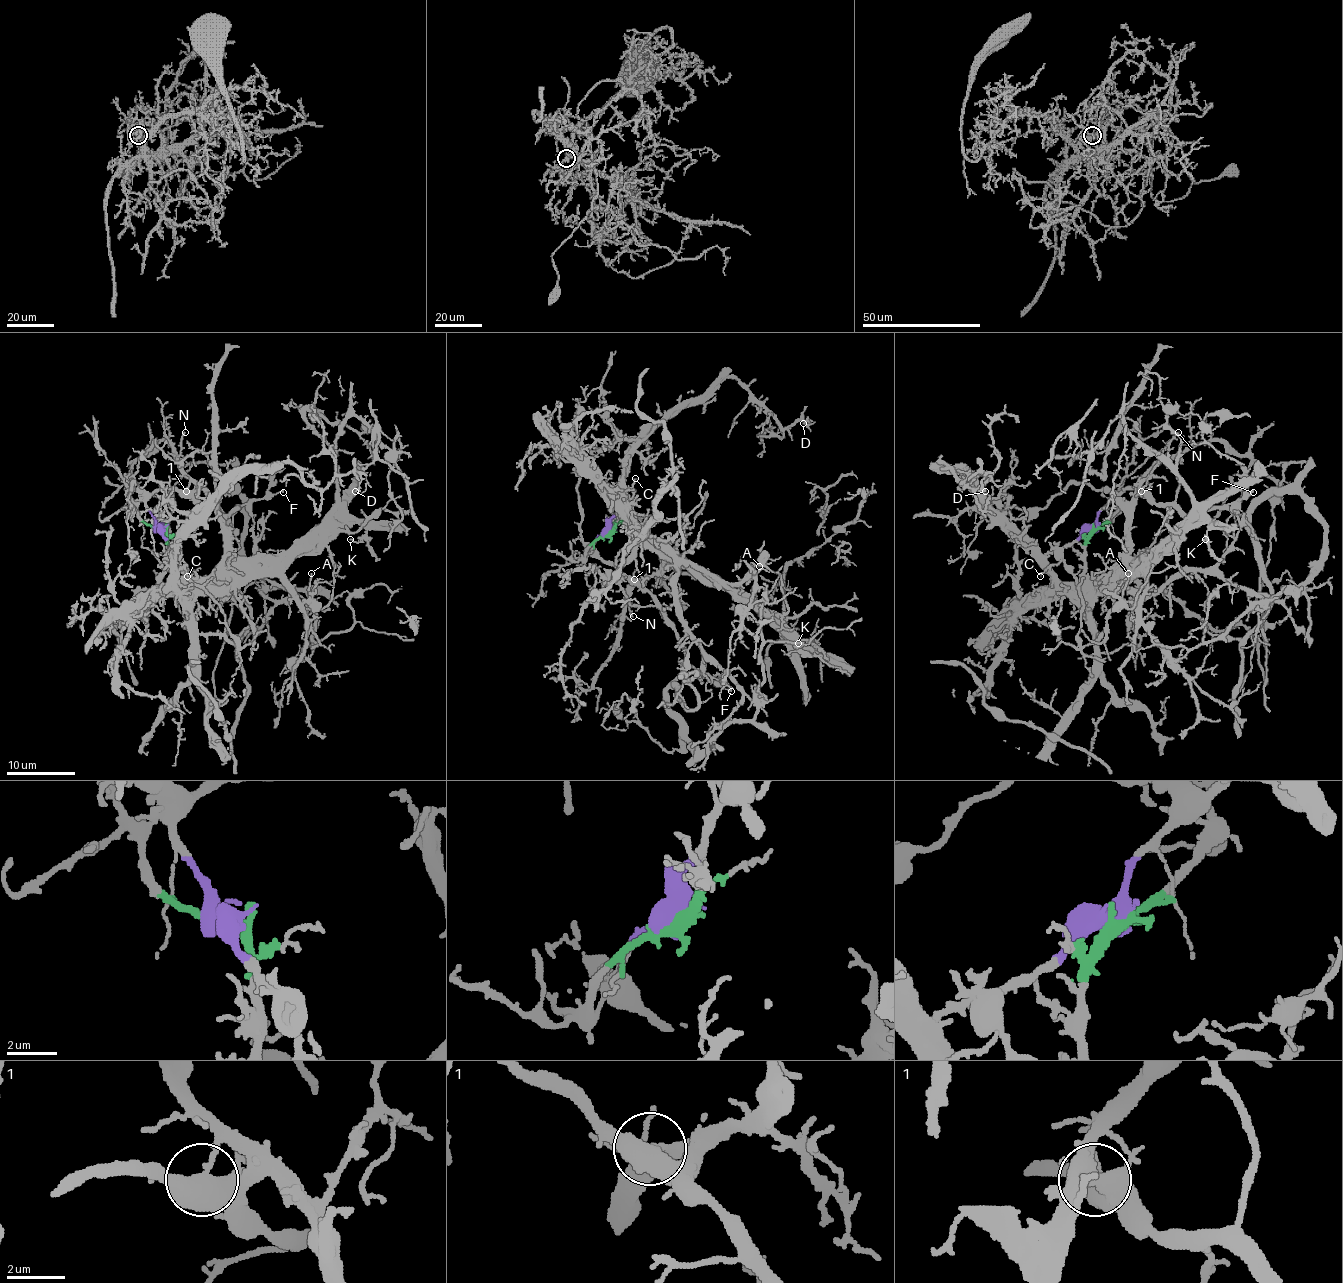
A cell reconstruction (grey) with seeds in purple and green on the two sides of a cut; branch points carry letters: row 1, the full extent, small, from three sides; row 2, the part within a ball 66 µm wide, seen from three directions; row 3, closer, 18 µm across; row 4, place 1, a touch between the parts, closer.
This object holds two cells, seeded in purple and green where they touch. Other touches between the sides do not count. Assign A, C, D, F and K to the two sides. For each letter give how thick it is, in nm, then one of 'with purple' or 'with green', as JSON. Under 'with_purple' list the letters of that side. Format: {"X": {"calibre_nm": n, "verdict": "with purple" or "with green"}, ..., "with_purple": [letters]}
{"A": {"calibre_nm": 150, "verdict": "with green"}, "C": {"calibre_nm": 150, "verdict": "with purple"}, "D": {"calibre_nm": 110, "verdict": "with green"}, "F": {"calibre_nm": 130, "verdict": "with purple"}, "K": {"calibre_nm": 140, "verdict": "with green"}, "with_purple": ["C", "F"]}

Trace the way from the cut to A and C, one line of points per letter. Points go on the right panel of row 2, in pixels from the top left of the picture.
A: (1096, 529), (1086, 544), (1089, 575), (1143, 577), (1144, 592), (1134, 601), (1122, 596), (1127, 573)
C: (1094, 529), (1082, 532), (1041, 577)

